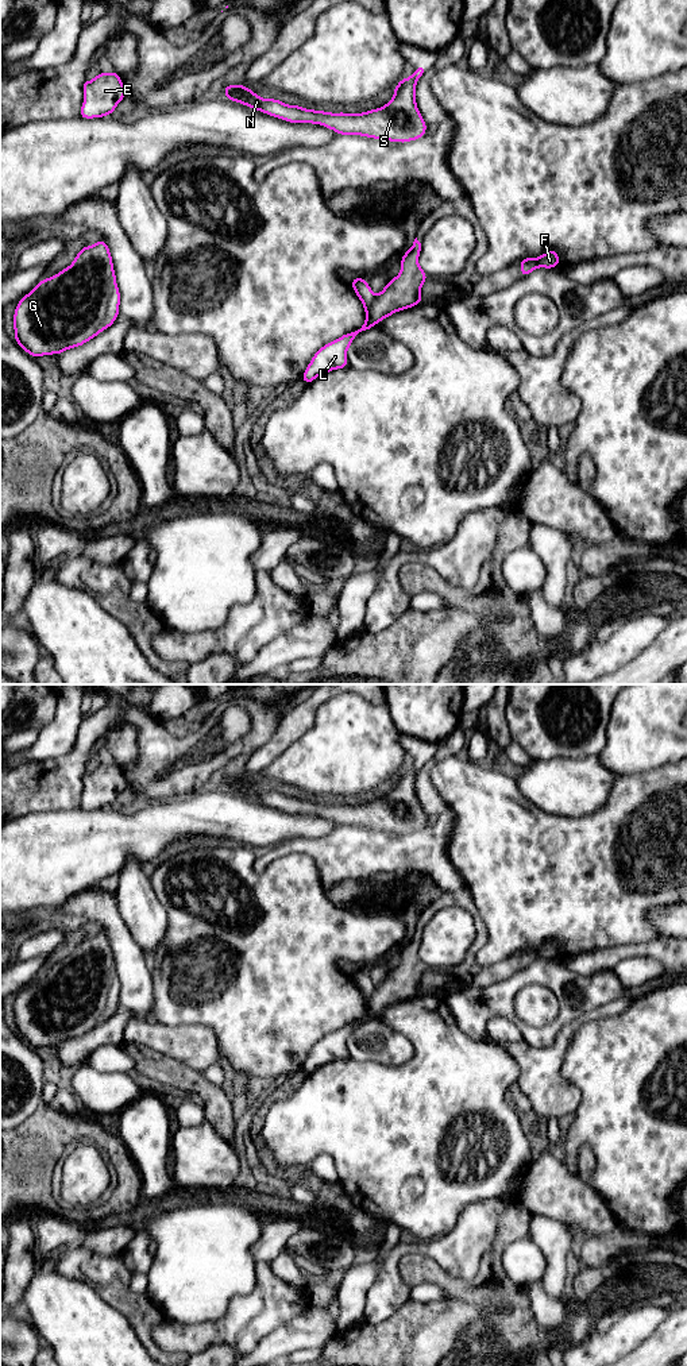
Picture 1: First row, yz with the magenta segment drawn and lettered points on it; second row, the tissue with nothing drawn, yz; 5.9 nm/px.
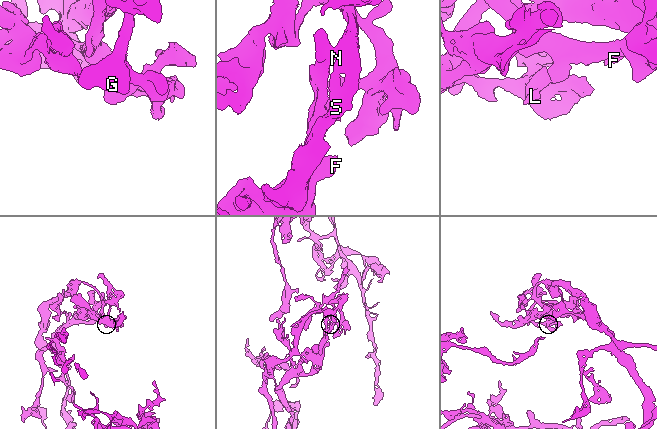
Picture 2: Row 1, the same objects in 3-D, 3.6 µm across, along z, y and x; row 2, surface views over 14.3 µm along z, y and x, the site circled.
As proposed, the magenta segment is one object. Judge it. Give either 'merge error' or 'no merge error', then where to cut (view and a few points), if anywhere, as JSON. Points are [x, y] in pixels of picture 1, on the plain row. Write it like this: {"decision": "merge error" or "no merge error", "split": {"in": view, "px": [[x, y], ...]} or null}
{"decision": "merge error", "split": {"in": "yz", "px": [[374, 987], [371, 996], [373, 1014]]}}

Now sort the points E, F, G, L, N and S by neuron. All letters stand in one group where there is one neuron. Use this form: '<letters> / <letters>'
E F / G L N S

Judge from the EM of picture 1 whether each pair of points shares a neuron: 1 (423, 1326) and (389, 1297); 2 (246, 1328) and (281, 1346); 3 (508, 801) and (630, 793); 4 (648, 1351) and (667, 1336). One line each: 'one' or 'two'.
1: two
2: two
3: one
4: one

